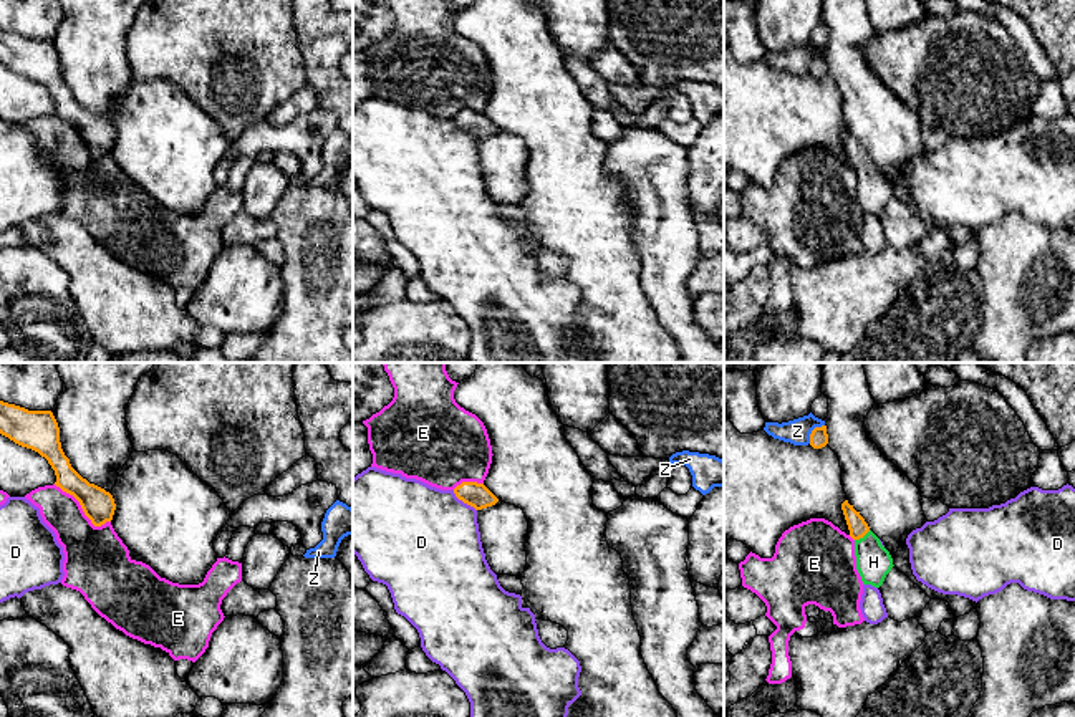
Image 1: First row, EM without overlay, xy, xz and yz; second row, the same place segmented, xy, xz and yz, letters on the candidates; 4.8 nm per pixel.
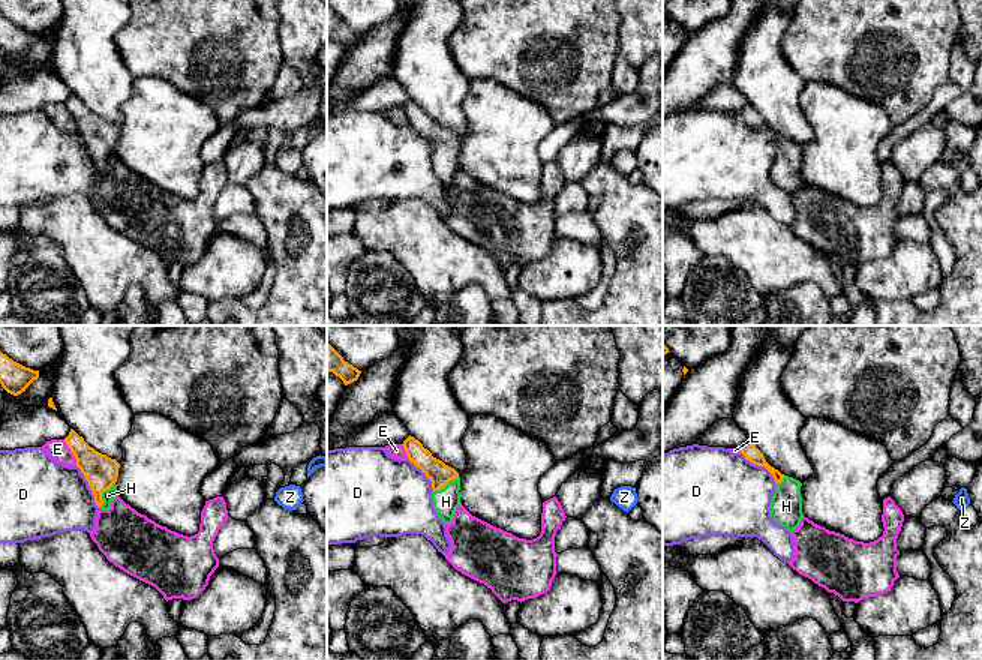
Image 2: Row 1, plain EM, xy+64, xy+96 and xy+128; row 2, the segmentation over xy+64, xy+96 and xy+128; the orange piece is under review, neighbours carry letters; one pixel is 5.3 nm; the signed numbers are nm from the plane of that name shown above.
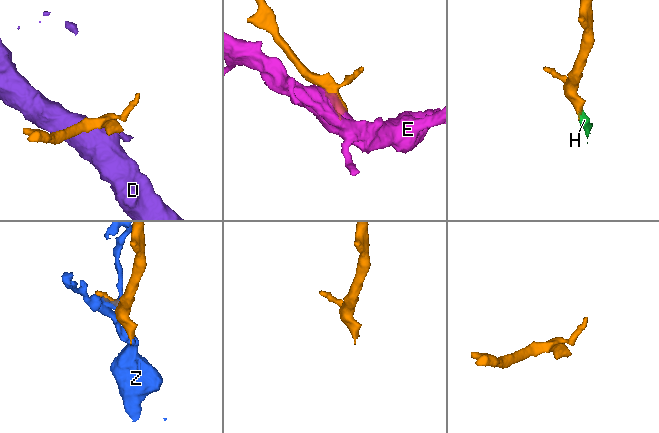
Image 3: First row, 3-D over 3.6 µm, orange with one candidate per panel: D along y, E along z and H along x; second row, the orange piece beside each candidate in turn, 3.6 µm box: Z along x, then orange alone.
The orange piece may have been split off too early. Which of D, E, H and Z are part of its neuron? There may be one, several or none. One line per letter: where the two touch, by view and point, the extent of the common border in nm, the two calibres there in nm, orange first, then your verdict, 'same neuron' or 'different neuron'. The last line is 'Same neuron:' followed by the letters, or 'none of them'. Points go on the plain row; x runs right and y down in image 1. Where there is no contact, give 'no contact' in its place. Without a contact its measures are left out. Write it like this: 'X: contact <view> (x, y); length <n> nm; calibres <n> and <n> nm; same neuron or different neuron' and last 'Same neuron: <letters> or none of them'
D: contact xz (464, 131); length 160 nm; calibres 120 and 480 nm; different neuron
E: contact xy (81, 136); length 340 nm; calibres 160 and 300 nm; different neuron
H: contact yz (862, 166); length 90 nm; calibres 90 and 180 nm; same neuron
Z: contact yz (812, 60); length 120 nm; calibres 90 and 120 nm; different neuron
Same neuron: H

